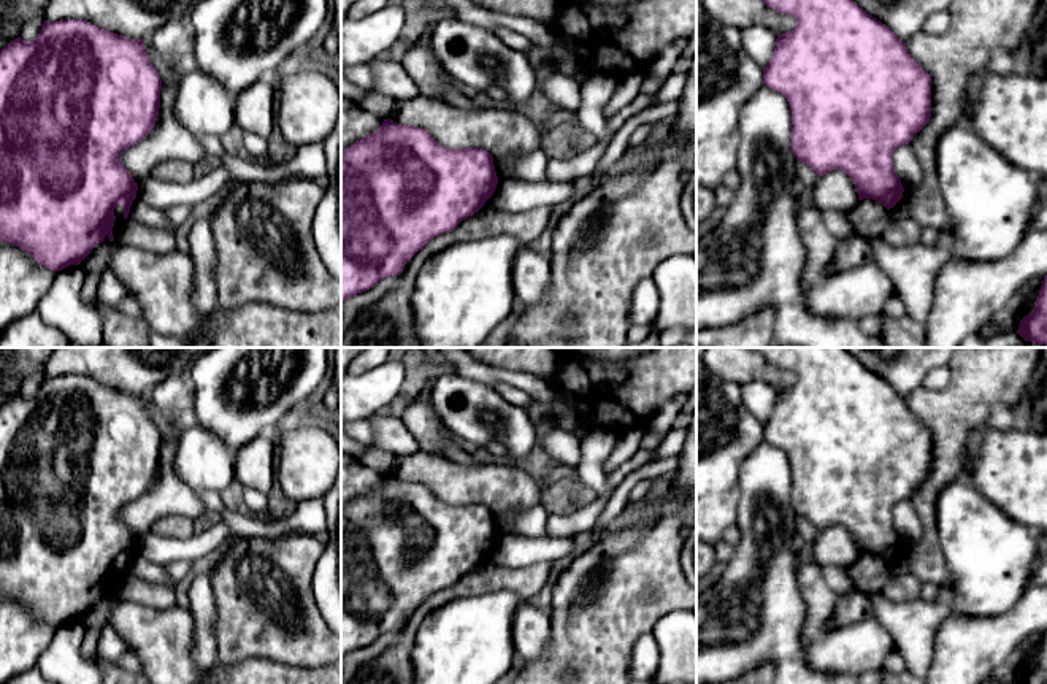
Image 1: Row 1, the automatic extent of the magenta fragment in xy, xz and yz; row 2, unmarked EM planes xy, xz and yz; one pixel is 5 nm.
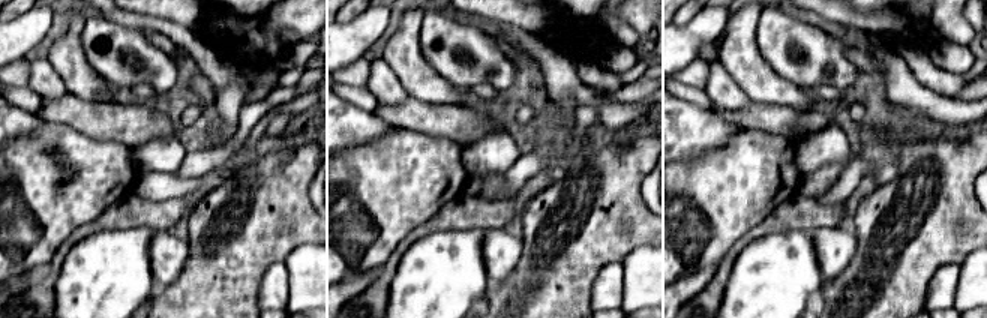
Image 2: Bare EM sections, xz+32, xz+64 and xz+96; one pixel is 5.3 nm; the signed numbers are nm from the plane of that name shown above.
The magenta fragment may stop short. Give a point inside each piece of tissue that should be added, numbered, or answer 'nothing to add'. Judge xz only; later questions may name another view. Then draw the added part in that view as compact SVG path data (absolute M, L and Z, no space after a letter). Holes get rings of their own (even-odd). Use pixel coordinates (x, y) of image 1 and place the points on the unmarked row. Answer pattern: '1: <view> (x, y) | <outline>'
nothing to add

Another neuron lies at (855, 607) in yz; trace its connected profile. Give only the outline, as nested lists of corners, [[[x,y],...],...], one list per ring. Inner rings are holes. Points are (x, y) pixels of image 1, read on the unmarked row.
[[[853,592],[839,598],[834,614],[830,619],[830,627],[846,627],[869,617],[872,617],[872,605],[869,595]]]

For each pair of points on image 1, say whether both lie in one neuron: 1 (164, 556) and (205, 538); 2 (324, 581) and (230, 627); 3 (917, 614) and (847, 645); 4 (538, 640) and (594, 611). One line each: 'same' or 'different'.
1: same
2: different
3: different
4: different

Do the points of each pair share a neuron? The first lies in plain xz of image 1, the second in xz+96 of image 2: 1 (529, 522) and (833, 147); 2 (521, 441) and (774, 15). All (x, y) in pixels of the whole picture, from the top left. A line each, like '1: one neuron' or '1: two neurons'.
1: one neuron
2: one neuron

